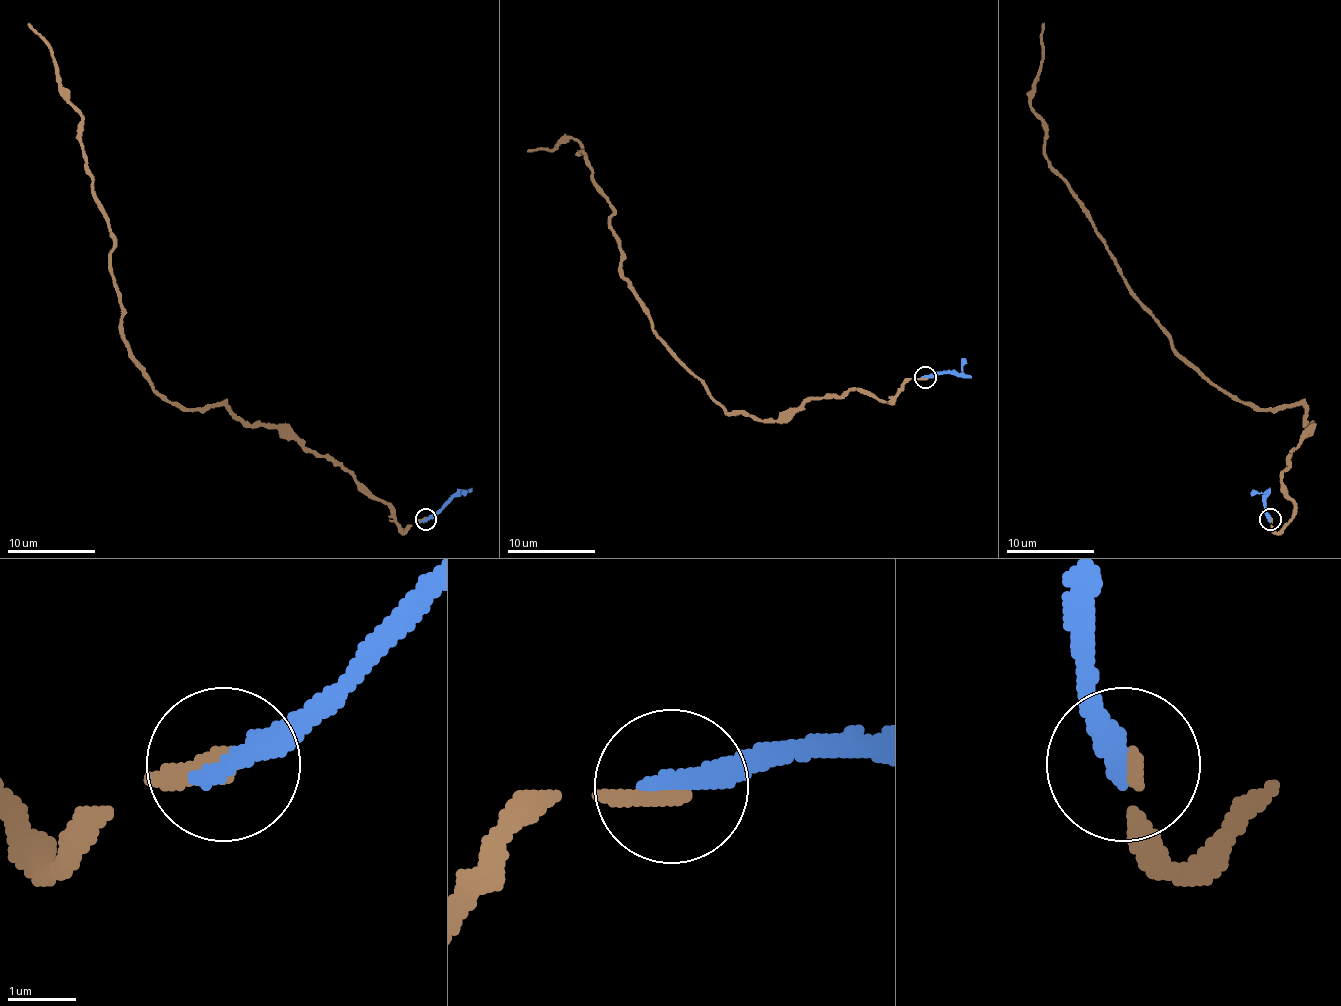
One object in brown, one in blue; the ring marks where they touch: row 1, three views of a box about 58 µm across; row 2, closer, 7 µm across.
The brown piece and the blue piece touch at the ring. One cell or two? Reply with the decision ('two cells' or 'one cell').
one cell

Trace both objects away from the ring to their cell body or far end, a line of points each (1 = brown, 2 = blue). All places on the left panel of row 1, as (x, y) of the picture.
1: (425, 520), (405, 533), (276, 428), (155, 390), (125, 342), (81, 121), (28, 22)
2: (425, 520), (434, 518), (467, 491)

